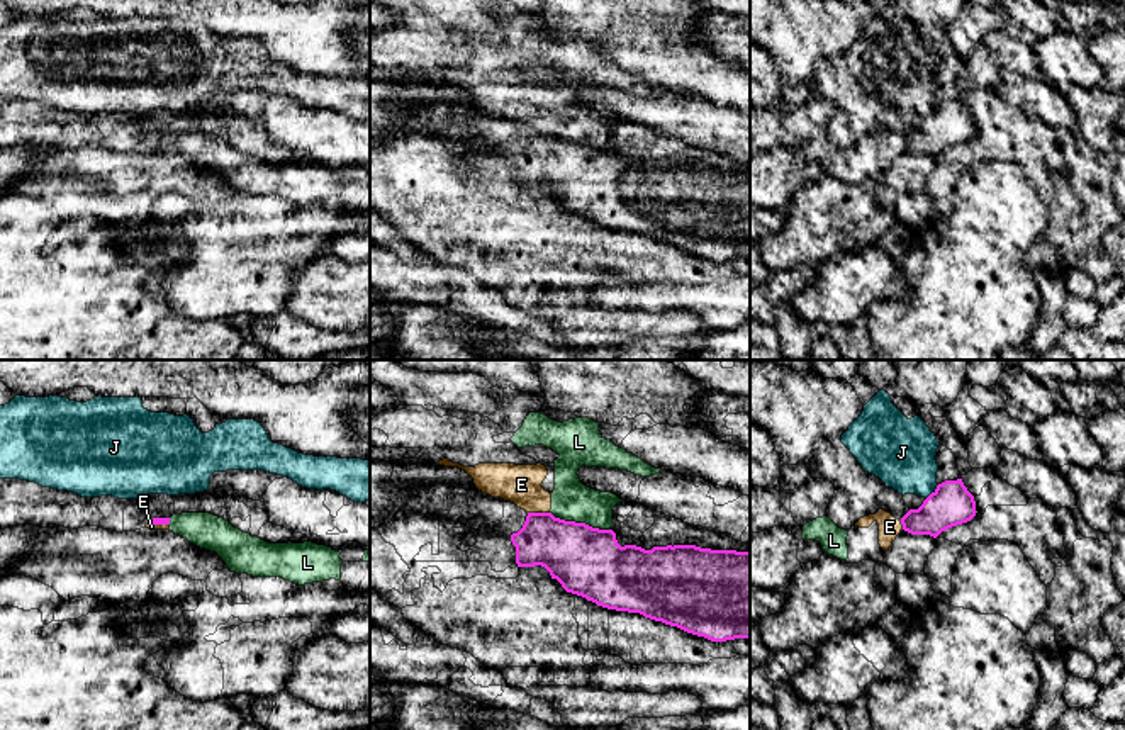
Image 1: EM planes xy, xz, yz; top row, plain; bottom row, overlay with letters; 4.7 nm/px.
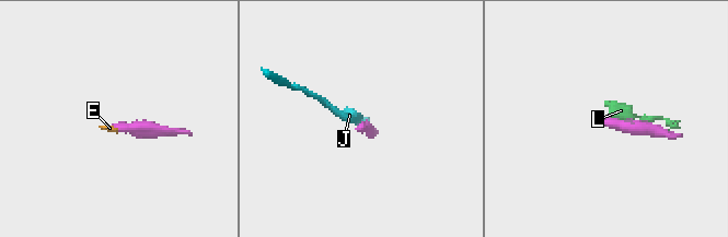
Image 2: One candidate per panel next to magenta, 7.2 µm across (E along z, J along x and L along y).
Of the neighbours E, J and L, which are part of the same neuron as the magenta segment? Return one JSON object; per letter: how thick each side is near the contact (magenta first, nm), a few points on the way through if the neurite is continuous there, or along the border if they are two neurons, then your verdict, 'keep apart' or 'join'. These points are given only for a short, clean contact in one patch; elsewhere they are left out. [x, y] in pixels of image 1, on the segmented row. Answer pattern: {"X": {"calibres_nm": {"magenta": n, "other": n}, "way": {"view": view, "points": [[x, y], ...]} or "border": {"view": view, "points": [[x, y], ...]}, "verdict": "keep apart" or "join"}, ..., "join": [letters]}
{"E": {"calibres_nm": {"magenta": 280, "other": 190}, "border": {"view": "xz", "points": [[528, 511], [548, 513]]}, "verdict": "keep apart"}, "J": {"calibres_nm": {"magenta": 200, "other": 320}, "verdict": "keep apart"}, "L": {"calibres_nm": {"magenta": 320, "other": 190}, "border": {"view": "xz", "points": [[550, 511], [565, 520], [610, 530]]}, "verdict": "keep apart"}, "join": []}

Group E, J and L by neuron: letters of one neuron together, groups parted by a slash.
E L / J

